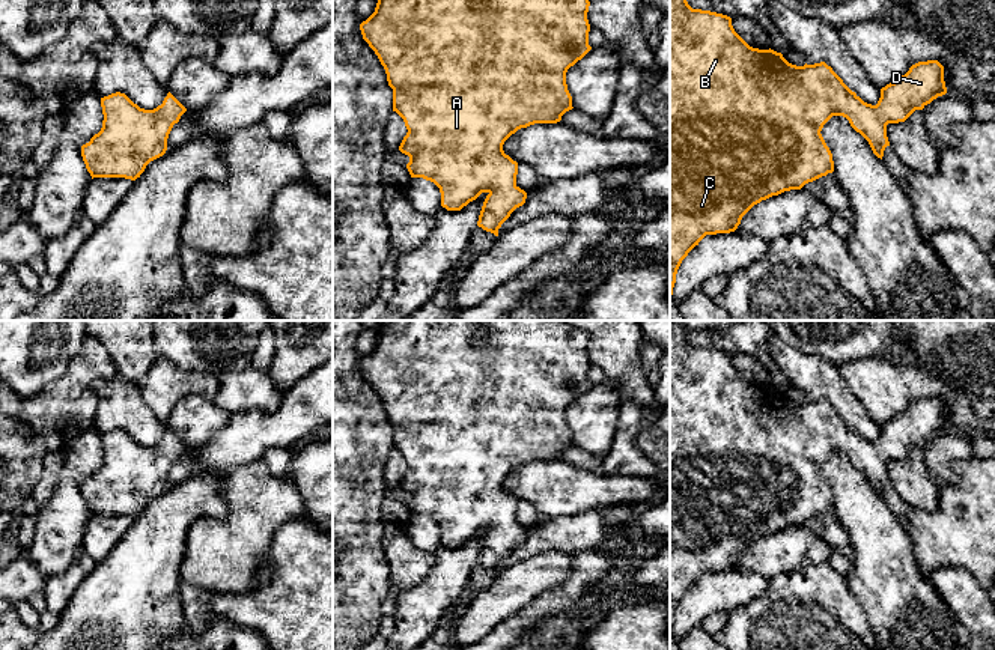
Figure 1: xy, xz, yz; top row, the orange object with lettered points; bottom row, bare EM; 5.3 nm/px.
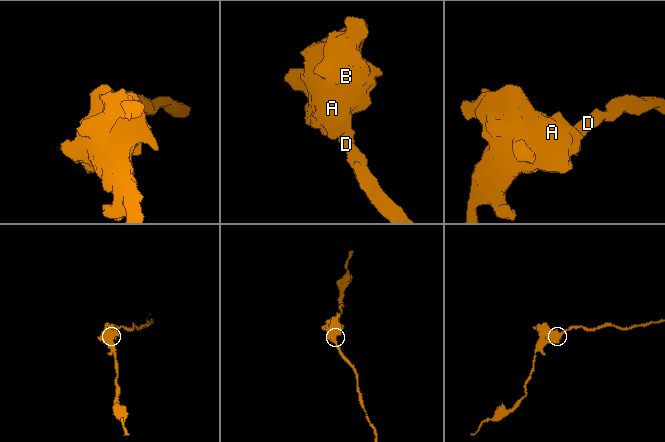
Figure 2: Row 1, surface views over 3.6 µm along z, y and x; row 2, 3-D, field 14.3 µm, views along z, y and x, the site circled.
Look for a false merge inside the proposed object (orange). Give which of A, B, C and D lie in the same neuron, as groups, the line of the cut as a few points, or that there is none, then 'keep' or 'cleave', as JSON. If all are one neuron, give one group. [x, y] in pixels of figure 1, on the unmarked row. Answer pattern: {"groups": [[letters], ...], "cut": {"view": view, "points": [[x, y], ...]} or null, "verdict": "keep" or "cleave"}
{"groups": [["A", "B", "C", "D"]], "cut": null, "verdict": "keep"}

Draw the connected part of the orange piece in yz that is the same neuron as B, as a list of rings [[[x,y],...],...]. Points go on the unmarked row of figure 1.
[[[670,325],[670,636],[676,620],[676,611],[682,597],[698,582],[706,572],[730,570],[738,566],[742,554],[757,540],[784,528],[801,527],[805,521],[813,519],[834,509],[834,498],[820,468],[832,453],[843,453],[850,463],[860,469],[870,481],[873,491],[882,497],[884,488],[890,483],[887,462],[905,459],[915,447],[923,447],[938,433],[947,430],[944,418],[944,403],[938,397],[918,399],[894,420],[881,426],[881,435],[876,442],[864,439],[852,429],[843,417],[825,399],[814,402],[796,403],[789,400],[781,390],[774,387],[759,387],[750,384],[733,366],[732,355],[723,351],[692,346],[682,327]]]

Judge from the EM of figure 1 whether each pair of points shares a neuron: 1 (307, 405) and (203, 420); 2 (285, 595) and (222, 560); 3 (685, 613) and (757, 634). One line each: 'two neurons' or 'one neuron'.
1: two neurons
2: two neurons
3: two neurons

